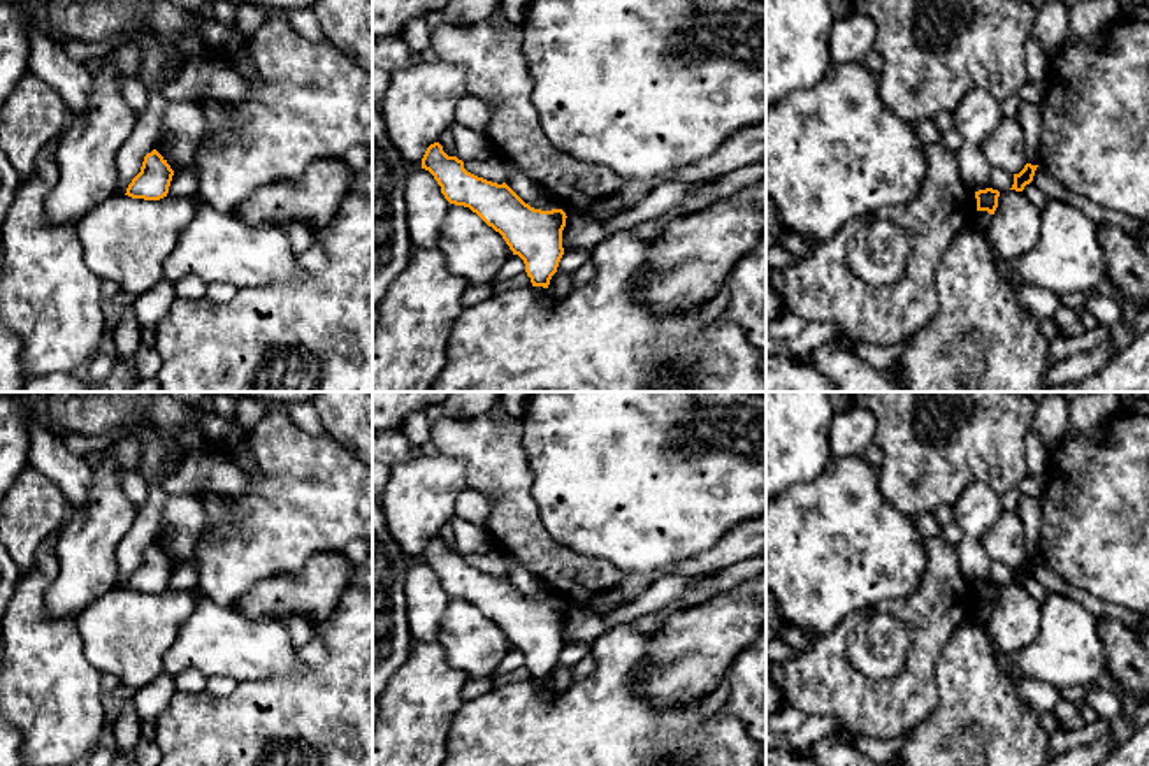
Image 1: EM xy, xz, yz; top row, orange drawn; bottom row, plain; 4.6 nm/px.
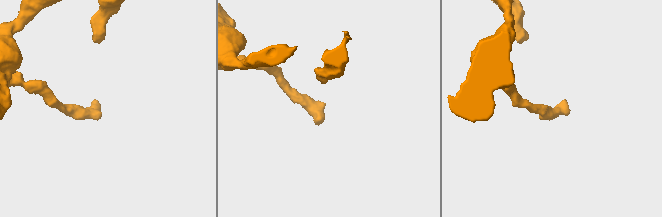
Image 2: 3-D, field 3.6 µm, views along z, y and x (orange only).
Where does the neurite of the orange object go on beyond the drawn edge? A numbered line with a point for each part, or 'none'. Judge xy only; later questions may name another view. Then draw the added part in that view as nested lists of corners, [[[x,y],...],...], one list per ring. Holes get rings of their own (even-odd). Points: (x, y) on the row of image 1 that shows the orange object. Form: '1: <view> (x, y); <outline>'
none

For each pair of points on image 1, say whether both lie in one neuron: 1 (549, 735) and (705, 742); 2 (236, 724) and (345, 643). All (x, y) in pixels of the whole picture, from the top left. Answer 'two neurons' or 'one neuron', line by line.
1: one neuron
2: one neuron

